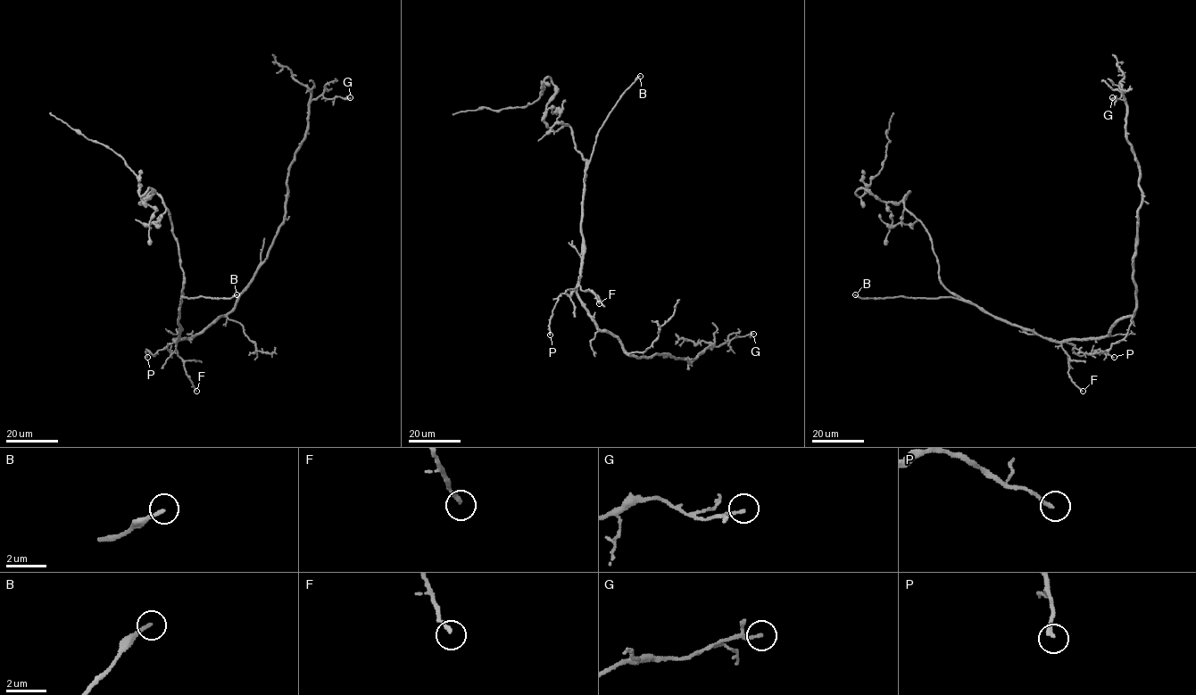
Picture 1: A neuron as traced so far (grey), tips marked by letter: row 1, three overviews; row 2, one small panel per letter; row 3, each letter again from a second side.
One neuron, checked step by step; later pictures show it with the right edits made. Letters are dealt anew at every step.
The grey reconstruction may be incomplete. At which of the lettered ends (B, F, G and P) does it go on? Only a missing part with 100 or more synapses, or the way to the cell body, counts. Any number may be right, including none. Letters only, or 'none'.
B

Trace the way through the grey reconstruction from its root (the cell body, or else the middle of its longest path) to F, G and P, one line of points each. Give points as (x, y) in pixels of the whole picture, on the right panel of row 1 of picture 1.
F: (1033, 332), (1061, 344), (1069, 357), (1068, 376), (1083, 391)
G: (1033, 332), (1058, 342), (1100, 339), (1135, 309), (1142, 190), (1126, 137), (1125, 100), (1112, 97)
P: (1033, 332), (1071, 343), (1075, 346), (1072, 350), (1080, 356), (1100, 350), (1114, 357)

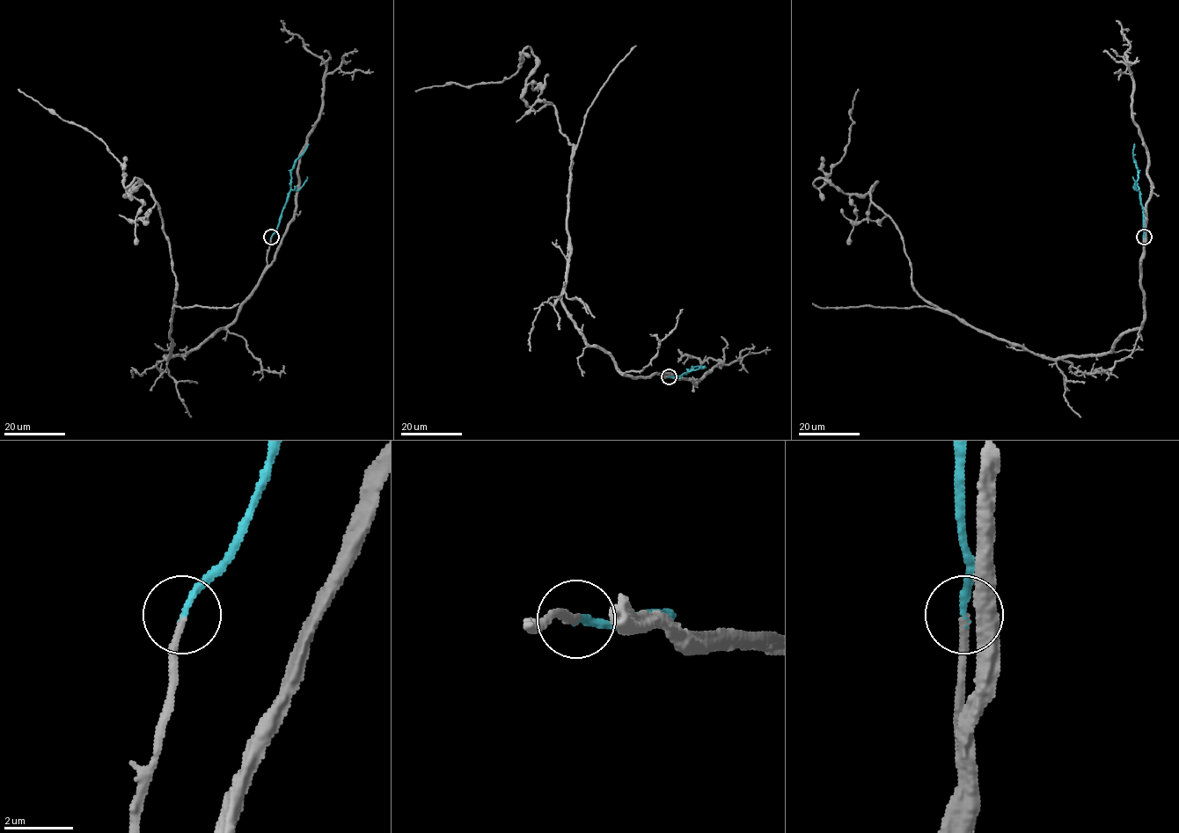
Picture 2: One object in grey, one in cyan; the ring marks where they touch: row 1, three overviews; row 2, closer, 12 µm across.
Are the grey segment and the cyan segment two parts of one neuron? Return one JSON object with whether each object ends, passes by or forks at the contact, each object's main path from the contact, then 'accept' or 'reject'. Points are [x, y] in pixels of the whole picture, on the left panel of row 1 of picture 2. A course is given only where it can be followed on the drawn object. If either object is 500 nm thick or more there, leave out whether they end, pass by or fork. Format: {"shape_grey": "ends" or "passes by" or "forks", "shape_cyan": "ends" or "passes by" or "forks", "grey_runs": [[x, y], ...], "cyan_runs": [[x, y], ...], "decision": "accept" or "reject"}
{"shape_grey": "ends", "shape_cyan": "ends", "grey_runs": [[271, 237], [237, 317], [166, 359], [159, 205], [18, 89]], "cyan_runs": [[271, 237], [290, 190], [290, 171], [308, 143]], "decision": "accept"}

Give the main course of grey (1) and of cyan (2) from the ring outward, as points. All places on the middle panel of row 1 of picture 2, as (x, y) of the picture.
1: (668, 376), (628, 376), (561, 302), (574, 145), (551, 104), (523, 97), (529, 47), (501, 81), (415, 91)
2: (668, 376), (679, 376), (695, 366), (705, 367)

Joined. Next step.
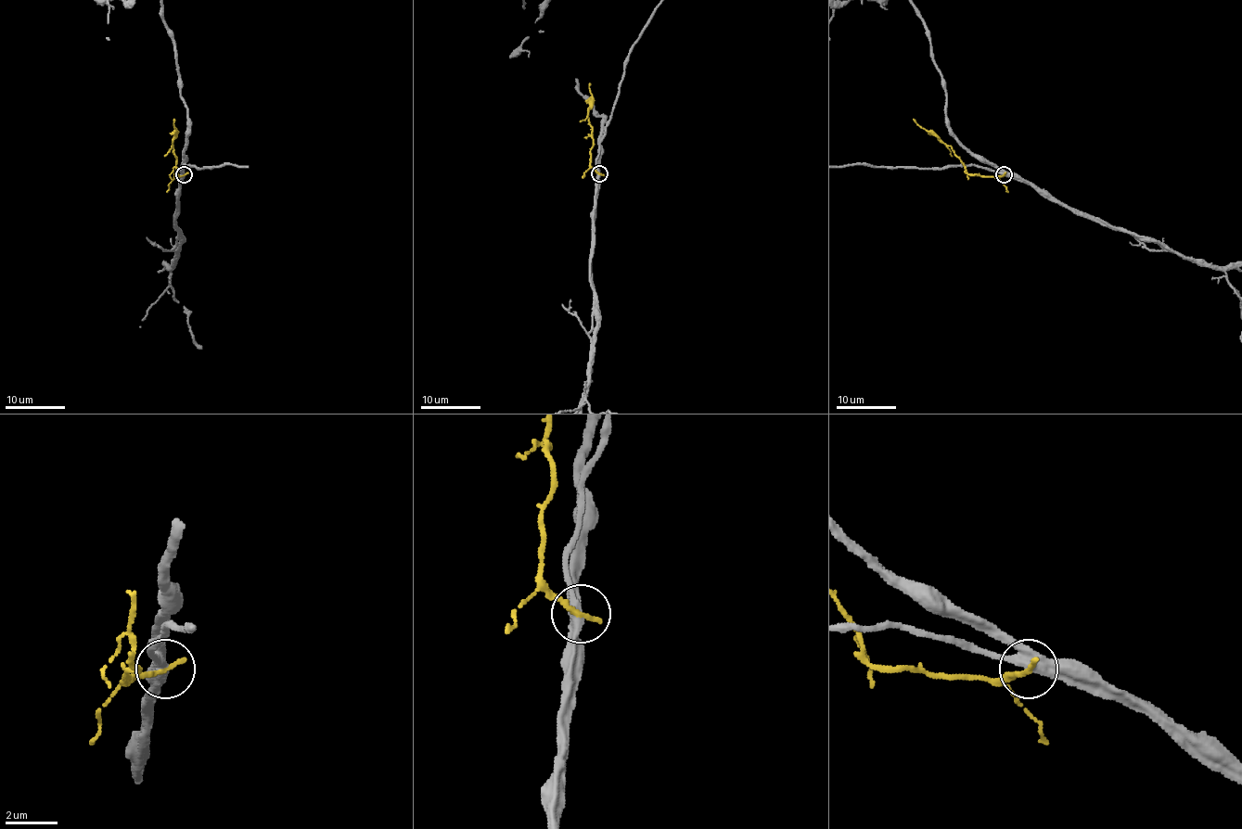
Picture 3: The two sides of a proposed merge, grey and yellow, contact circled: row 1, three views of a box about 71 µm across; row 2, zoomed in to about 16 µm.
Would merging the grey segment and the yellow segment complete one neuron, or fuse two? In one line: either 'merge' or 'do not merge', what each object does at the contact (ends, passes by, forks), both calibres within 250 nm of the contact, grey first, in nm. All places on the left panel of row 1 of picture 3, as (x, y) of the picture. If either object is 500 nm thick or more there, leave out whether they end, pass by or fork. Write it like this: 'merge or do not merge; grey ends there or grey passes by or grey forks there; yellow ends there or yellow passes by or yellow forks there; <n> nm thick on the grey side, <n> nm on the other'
do not merge; grey forks there; yellow ends there; 360 nm thick on the grey side, 240 nm on the other

